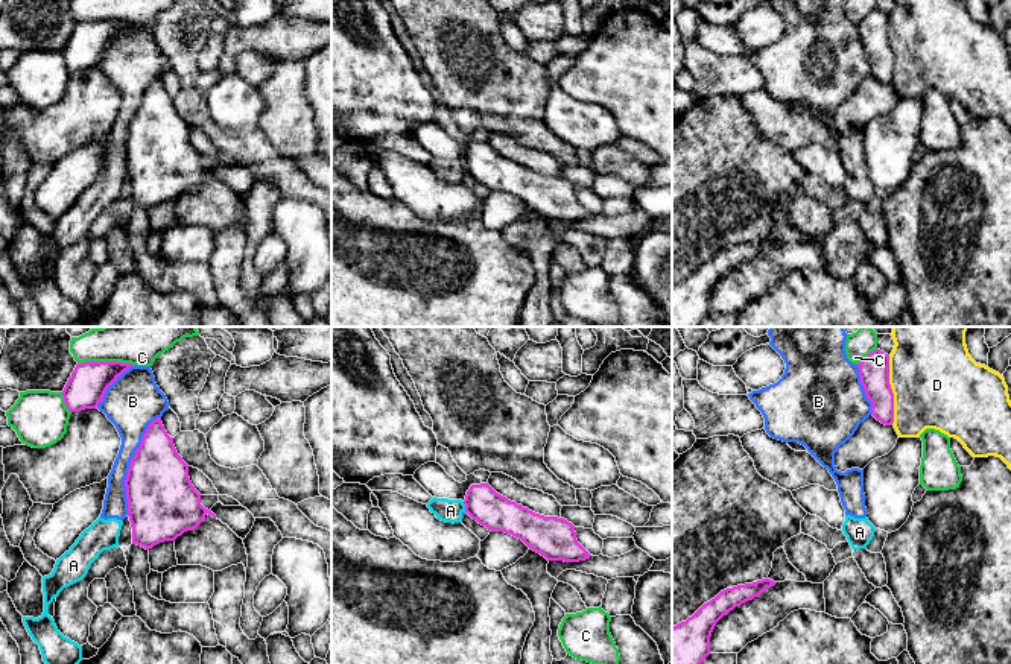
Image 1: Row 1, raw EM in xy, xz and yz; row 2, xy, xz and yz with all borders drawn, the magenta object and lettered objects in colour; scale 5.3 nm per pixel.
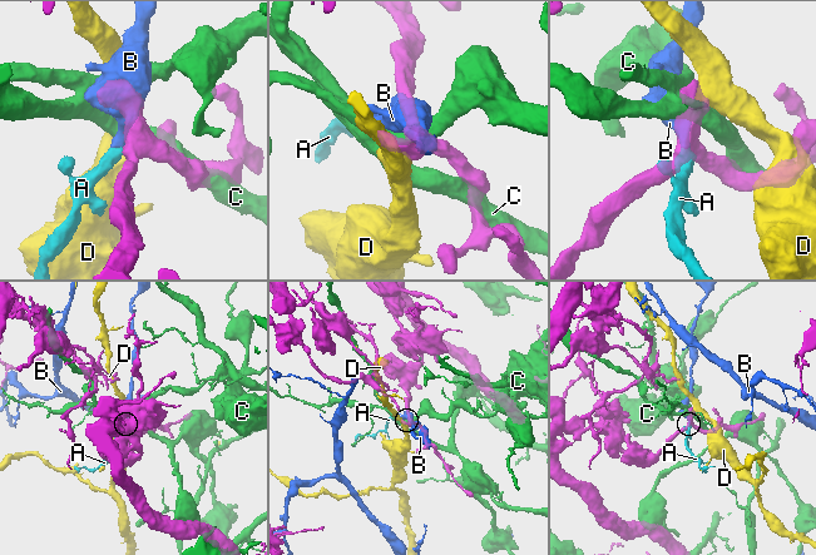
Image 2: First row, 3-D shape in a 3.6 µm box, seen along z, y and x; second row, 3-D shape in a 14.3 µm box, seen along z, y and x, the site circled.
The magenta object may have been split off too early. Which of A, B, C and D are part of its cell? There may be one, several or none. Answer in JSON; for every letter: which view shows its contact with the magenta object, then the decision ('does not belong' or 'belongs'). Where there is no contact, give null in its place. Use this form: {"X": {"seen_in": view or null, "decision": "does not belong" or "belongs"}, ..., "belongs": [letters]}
{"A": {"seen_in": "xz", "decision": "does not belong"}, "B": {"seen_in": "xy", "decision": "does not belong"}, "C": {"seen_in": "xy", "decision": "does not belong"}, "D": {"seen_in": "yz", "decision": "does not belong"}, "belongs": []}

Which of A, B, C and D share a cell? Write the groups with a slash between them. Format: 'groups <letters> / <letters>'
groups A B / C / D

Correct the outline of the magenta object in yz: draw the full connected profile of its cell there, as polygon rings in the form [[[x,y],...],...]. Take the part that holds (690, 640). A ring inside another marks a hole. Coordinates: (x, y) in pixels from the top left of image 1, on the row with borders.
[[[762,579],[721,591],[692,617],[672,628],[672,664],[701,664],[710,655],[710,637],[716,623],[736,606],[759,597],[777,582]]]

